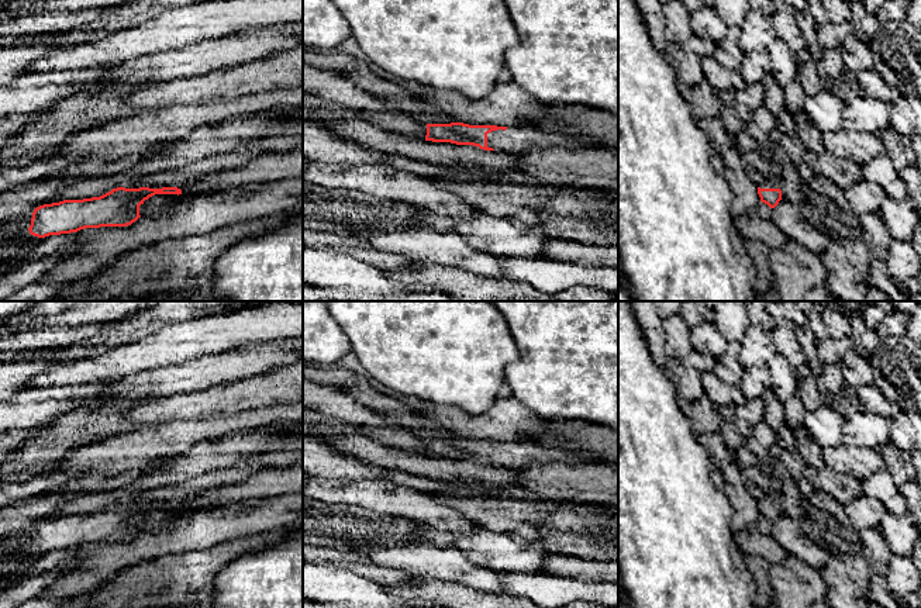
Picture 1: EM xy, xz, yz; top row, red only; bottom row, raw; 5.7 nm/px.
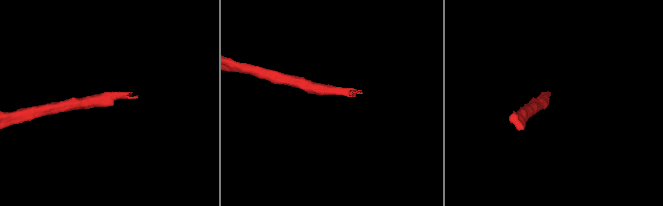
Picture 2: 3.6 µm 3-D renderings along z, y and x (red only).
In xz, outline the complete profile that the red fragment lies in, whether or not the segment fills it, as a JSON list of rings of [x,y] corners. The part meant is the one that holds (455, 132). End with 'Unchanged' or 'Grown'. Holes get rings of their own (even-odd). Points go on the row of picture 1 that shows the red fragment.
[[[463,122],[427,124],[425,141],[473,145],[484,151],[513,153],[524,149],[589,148],[579,137],[544,132],[532,127],[469,125]]]. Grown

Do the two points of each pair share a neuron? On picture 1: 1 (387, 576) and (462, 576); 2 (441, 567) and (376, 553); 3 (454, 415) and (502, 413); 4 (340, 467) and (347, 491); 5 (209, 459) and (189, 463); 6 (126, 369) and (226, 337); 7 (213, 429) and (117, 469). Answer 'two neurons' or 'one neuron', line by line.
1: two neurons
2: one neuron
3: one neuron
4: two neurons
5: one neuron
6: one neuron
7: one neuron

